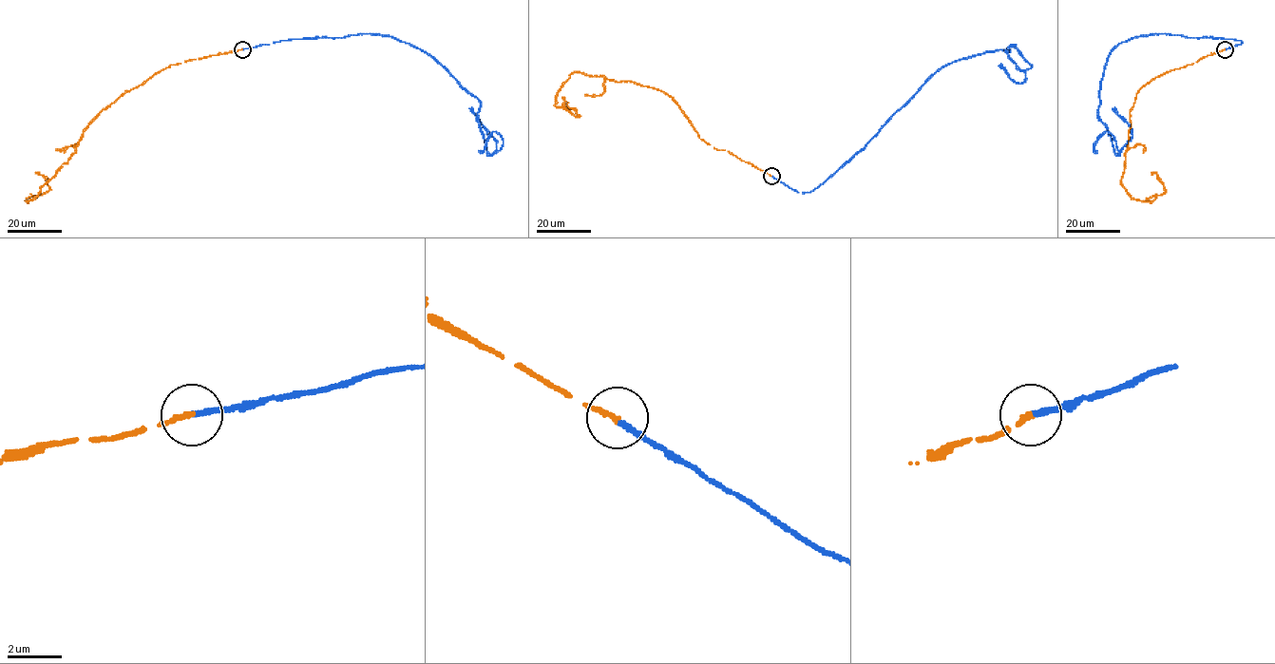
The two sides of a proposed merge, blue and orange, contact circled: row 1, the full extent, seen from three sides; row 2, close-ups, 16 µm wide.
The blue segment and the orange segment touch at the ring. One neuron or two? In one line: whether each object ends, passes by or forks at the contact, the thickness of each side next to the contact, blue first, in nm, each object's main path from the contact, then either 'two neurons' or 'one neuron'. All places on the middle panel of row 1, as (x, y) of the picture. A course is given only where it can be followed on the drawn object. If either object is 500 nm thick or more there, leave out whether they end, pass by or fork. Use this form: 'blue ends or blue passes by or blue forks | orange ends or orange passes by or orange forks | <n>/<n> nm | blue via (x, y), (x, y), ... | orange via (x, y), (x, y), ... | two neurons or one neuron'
blue ends | orange ends | 170/180 nm | blue via (771, 176), (799, 192), (816, 188), (941, 67), (1006, 49), (1020, 69), (1033, 66), (1014, 45), (1008, 47) | orange via (771, 176), (700, 139), (663, 92), (574, 72), (558, 93), (555, 105), (578, 117), (567, 102) | one neuron

